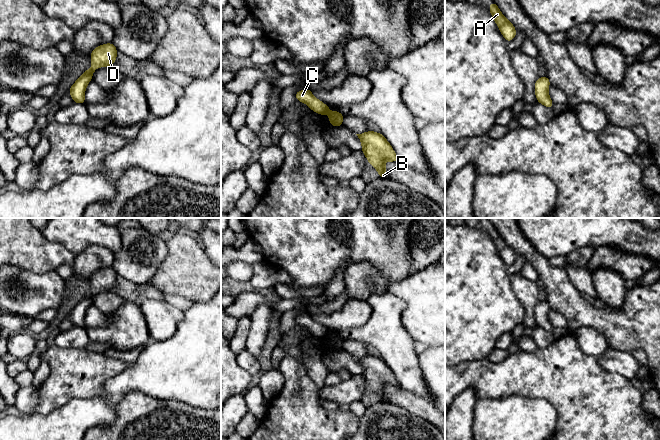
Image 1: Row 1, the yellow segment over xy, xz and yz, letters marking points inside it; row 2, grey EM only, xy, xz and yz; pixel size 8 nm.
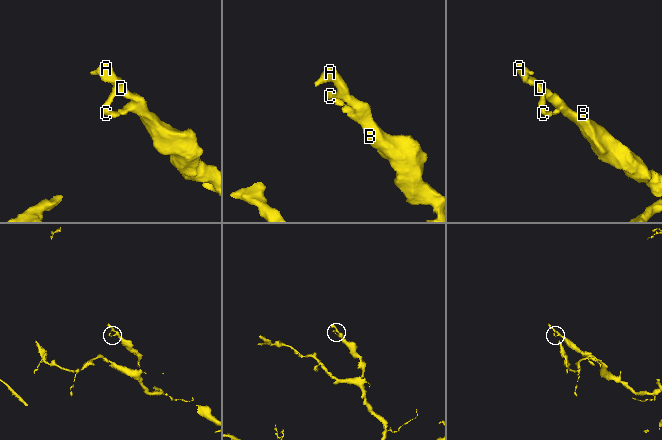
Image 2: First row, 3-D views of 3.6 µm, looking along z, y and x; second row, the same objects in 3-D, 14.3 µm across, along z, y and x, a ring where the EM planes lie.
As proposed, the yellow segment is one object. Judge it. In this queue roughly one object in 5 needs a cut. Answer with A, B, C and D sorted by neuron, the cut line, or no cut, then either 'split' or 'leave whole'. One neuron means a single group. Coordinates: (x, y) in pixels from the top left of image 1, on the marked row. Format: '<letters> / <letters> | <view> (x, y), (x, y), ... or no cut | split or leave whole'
A B C D | no cut | leave whole

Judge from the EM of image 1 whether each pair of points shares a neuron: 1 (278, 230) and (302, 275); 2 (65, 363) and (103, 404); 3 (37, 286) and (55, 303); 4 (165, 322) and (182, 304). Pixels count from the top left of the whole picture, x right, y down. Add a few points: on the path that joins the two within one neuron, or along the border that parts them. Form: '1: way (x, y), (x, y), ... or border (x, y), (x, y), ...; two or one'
1: way (278, 241), (278, 245), (295, 264); one
2: border (110, 378), (104, 382), (103, 394), (72, 399); two
3: way (41, 290), (51, 299); one
4: border (163, 299), (182, 311); two

